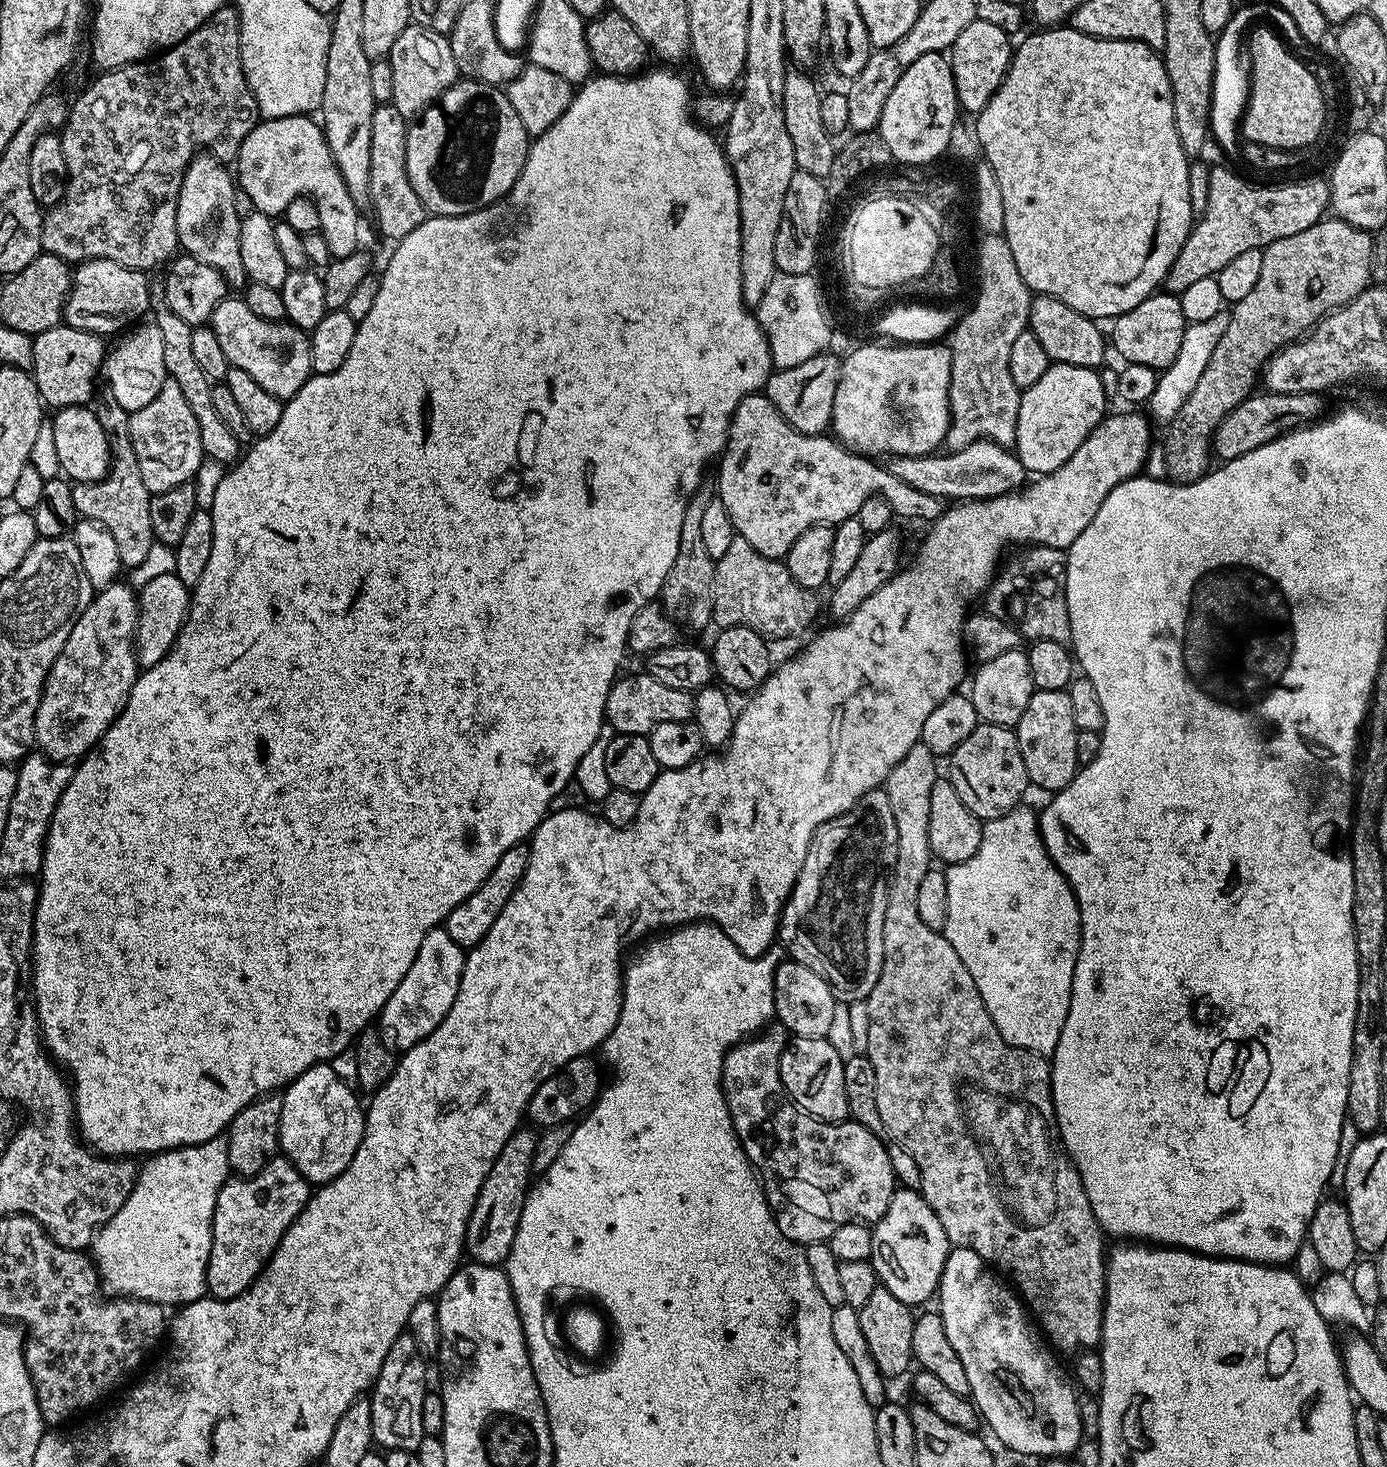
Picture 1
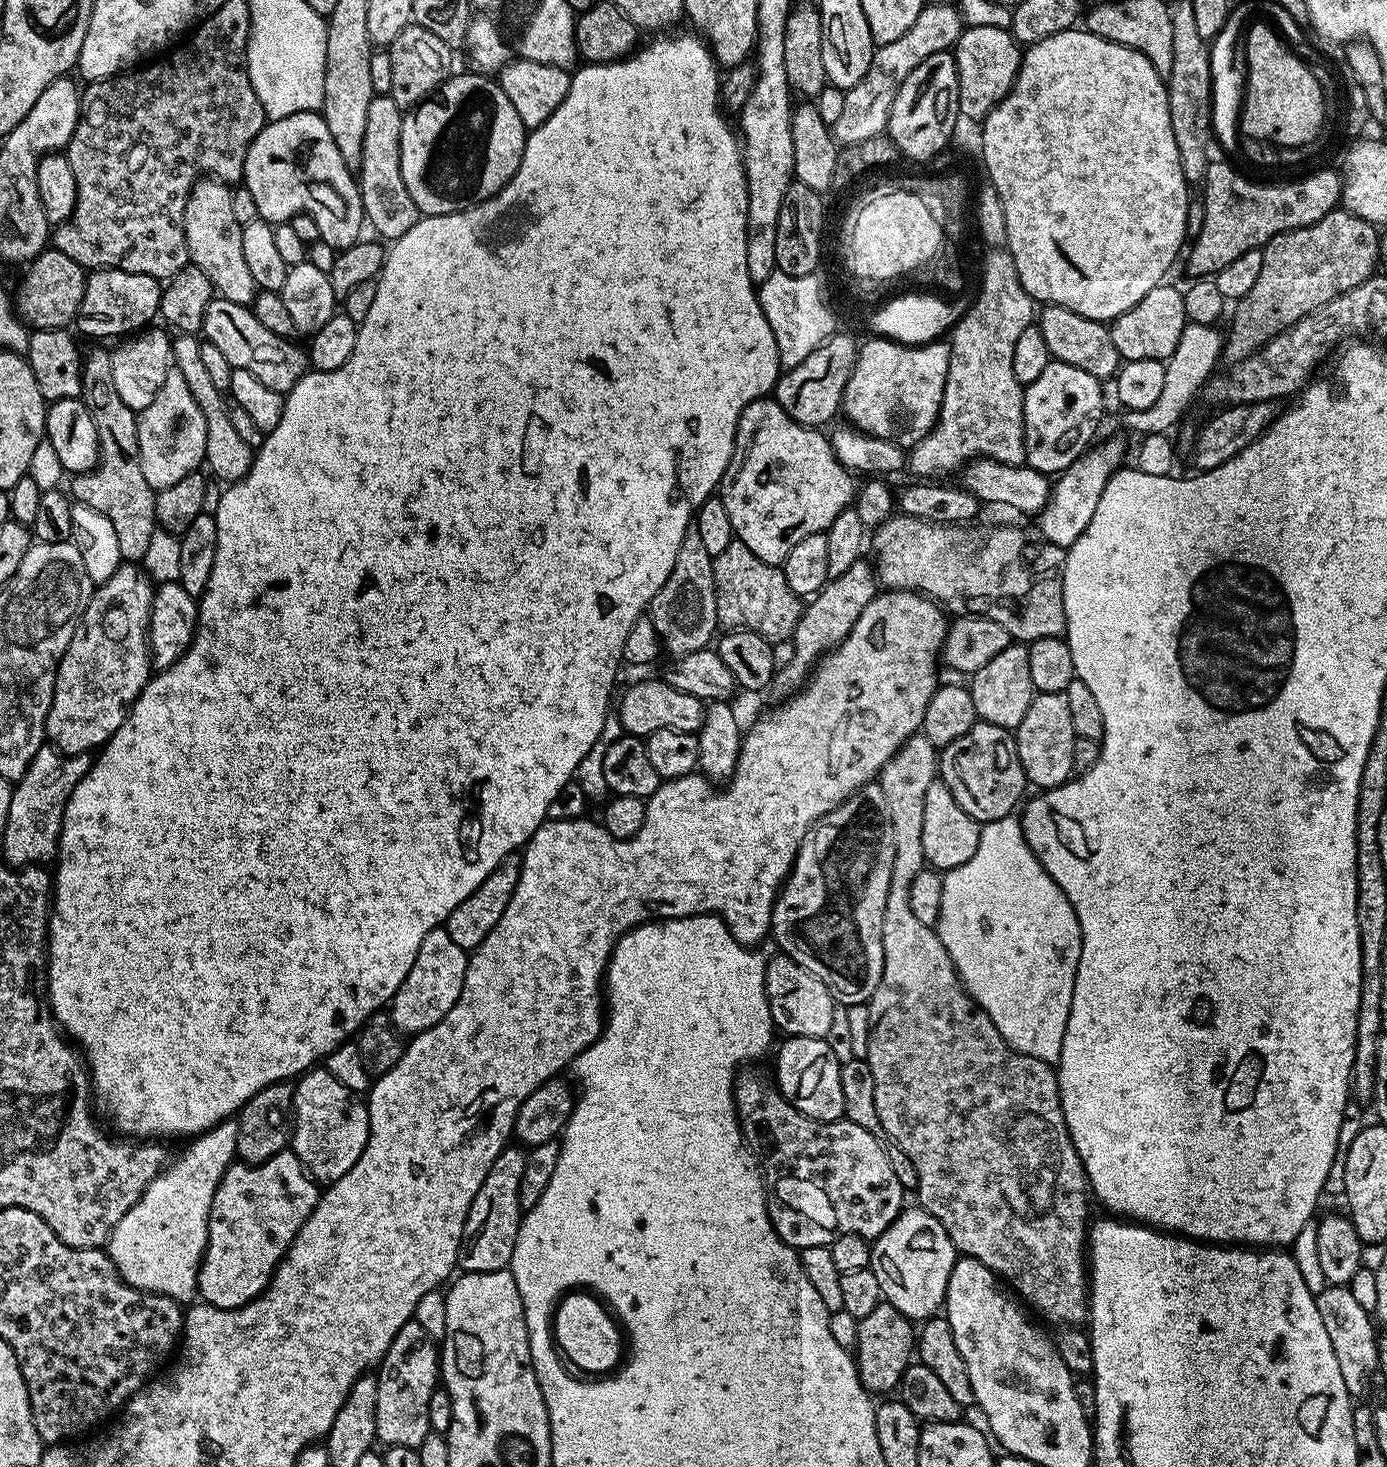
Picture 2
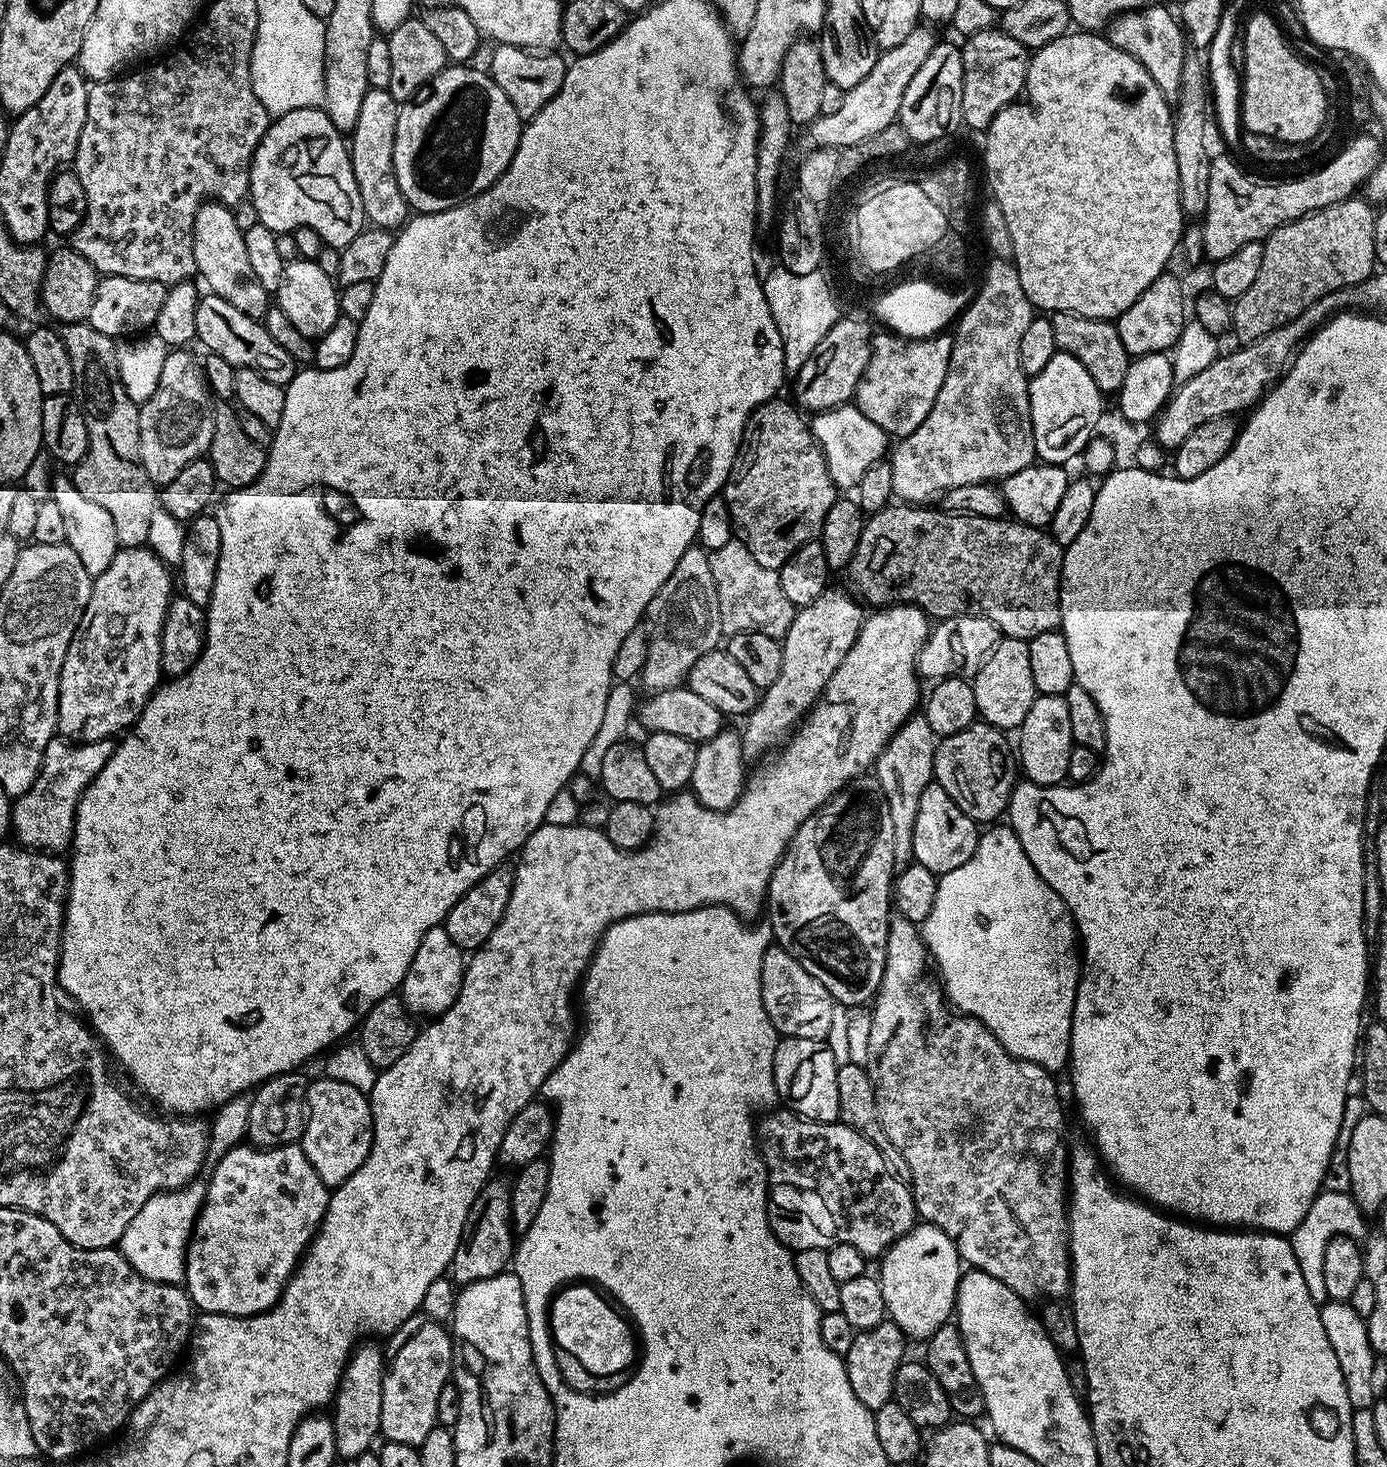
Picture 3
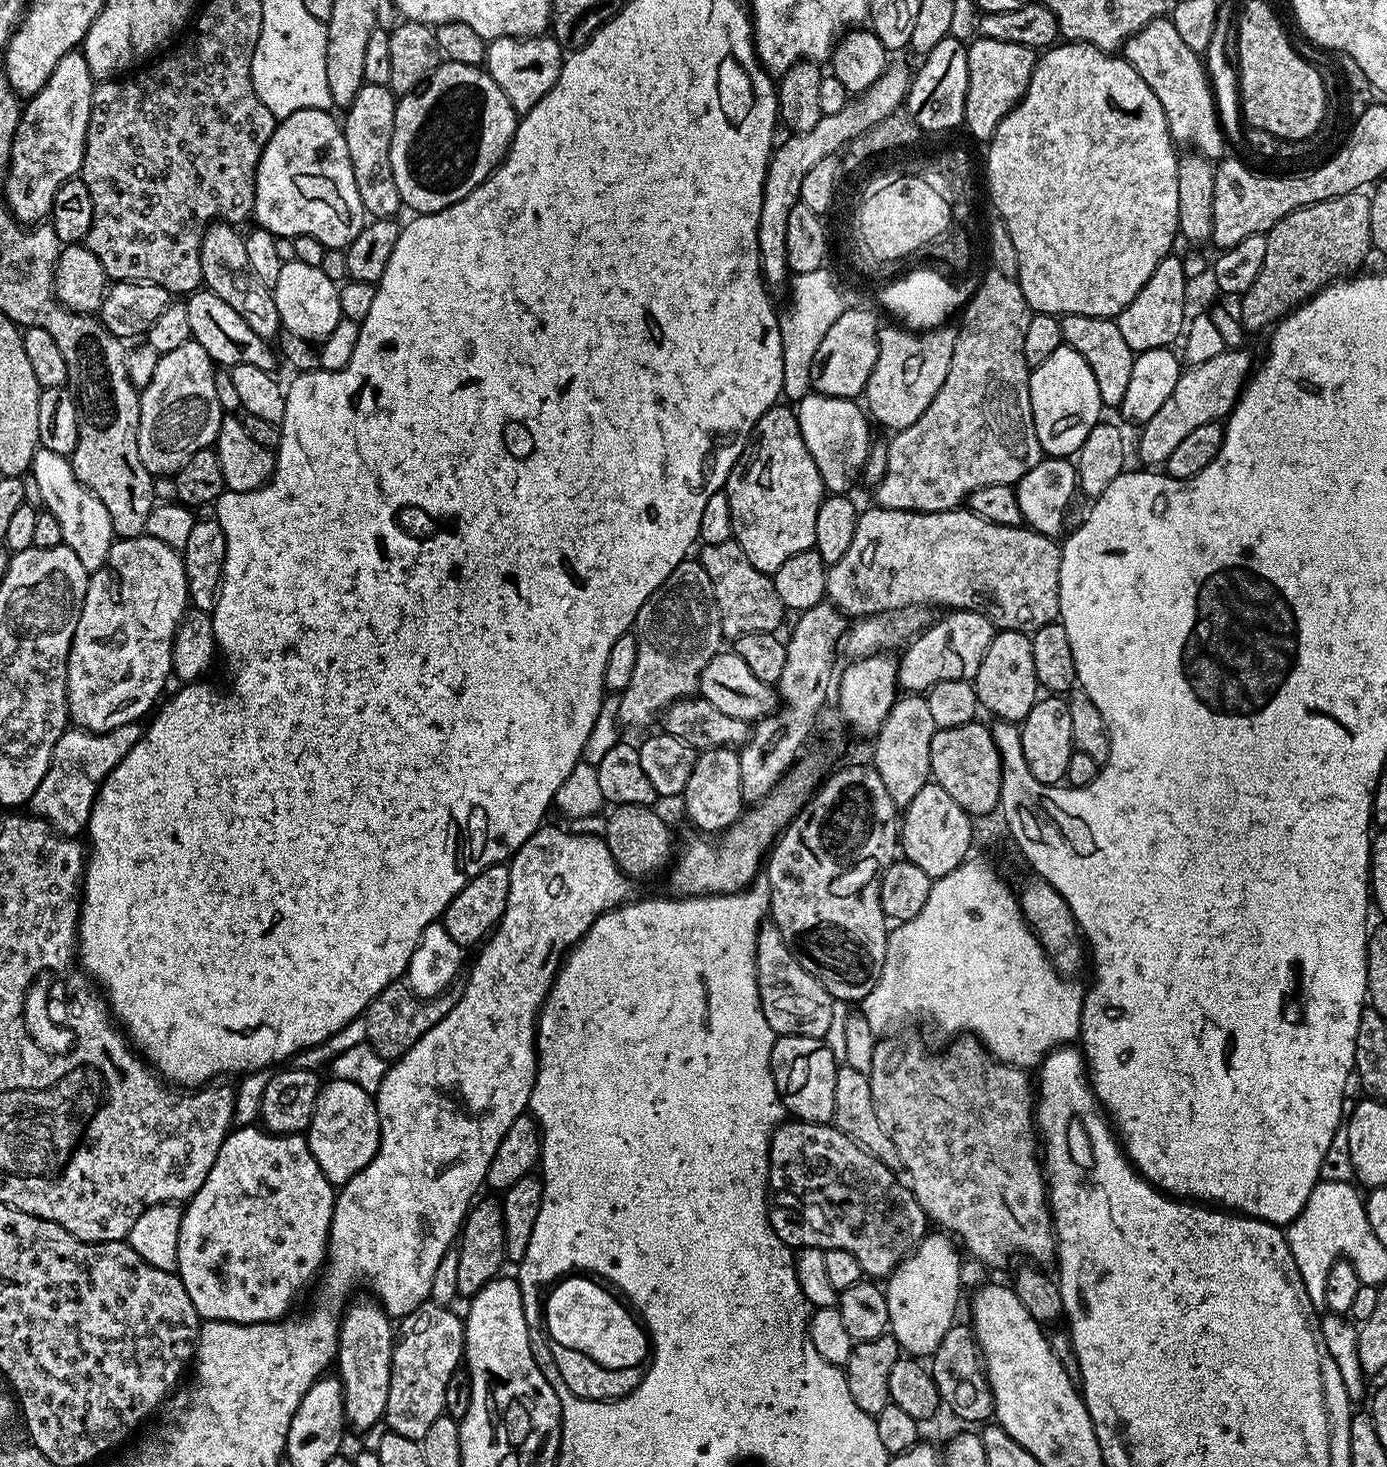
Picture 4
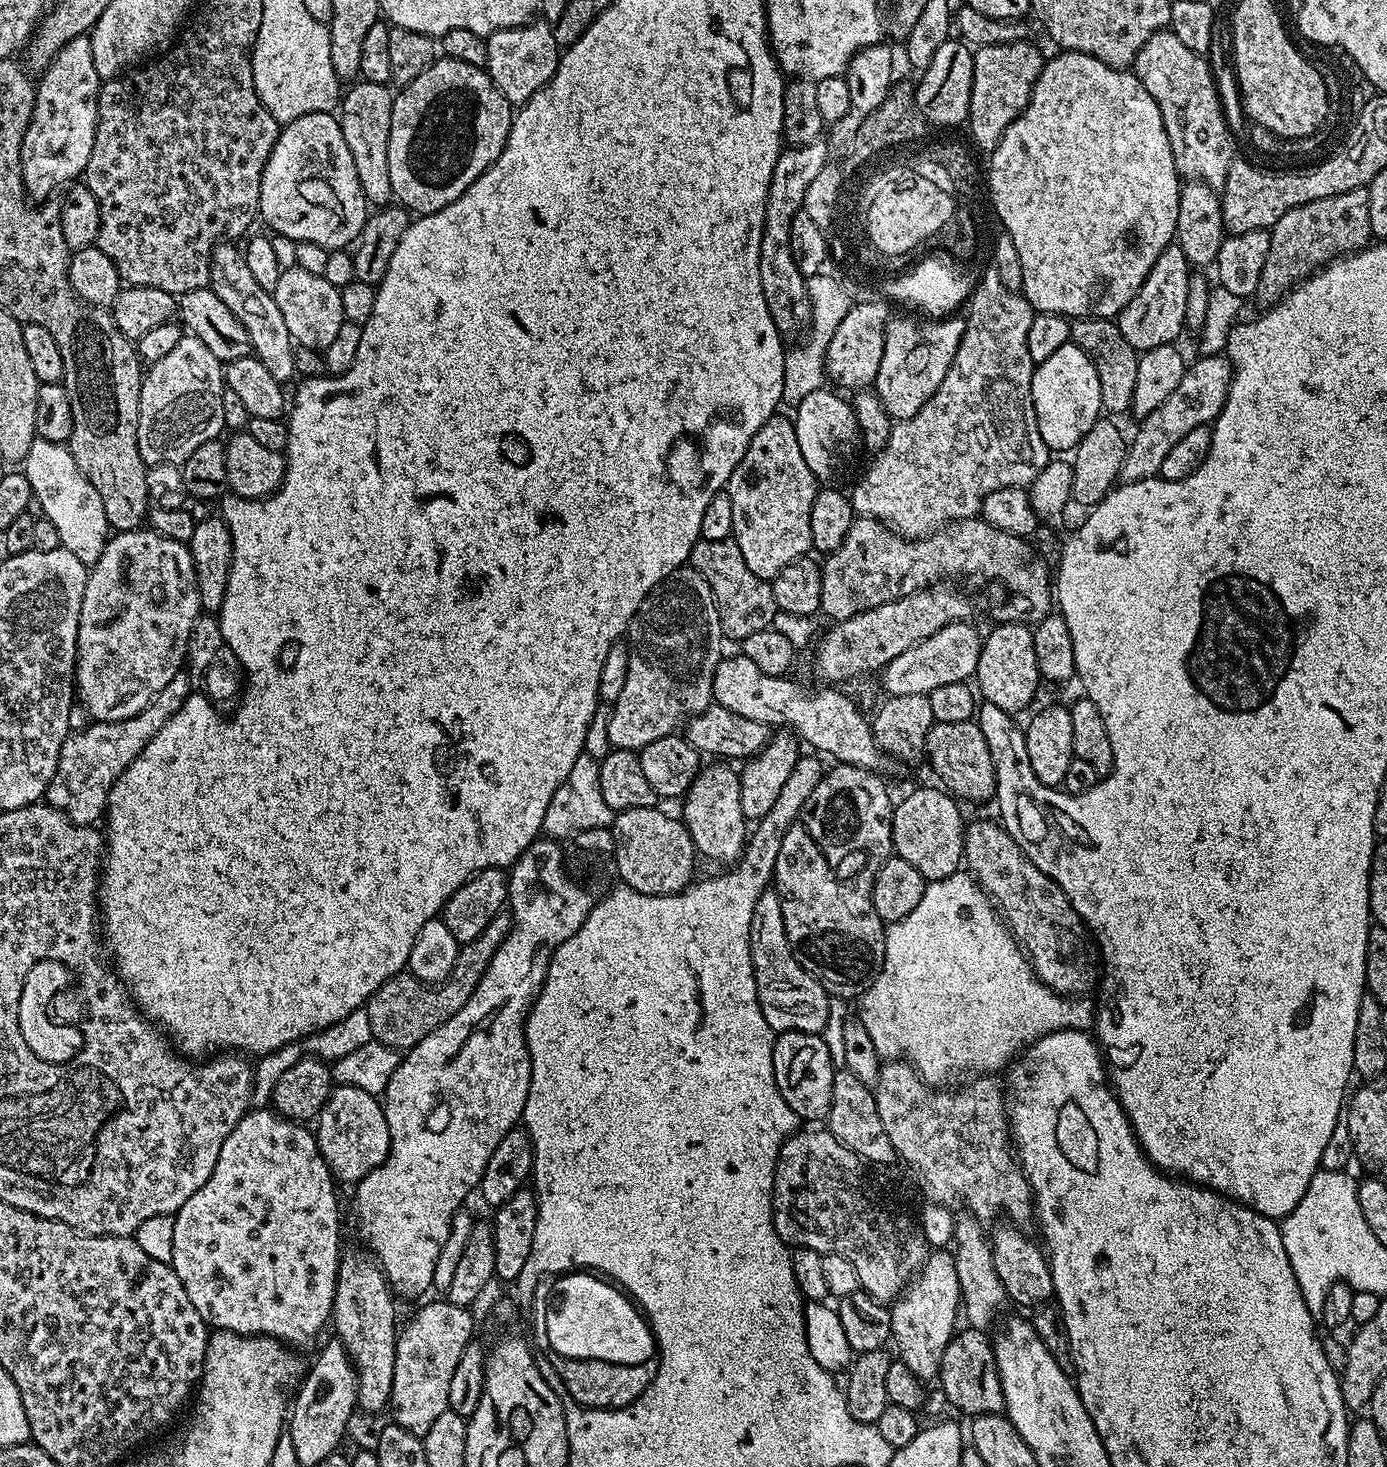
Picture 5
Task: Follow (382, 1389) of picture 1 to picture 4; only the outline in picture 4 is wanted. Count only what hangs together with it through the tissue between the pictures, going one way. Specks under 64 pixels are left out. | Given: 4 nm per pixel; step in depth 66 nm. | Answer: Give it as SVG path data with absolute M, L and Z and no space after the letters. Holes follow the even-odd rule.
M426 1302L399 1321L392 1346L390 1398L386 1398L383 1423L387 1431L402 1434L402 1438L419 1442L426 1430L430 1430L434 1418L445 1415L446 1386L450 1386L450 1378L461 1367L464 1354L464 1322L461 1313L452 1311L456 1310L443 1304Z

